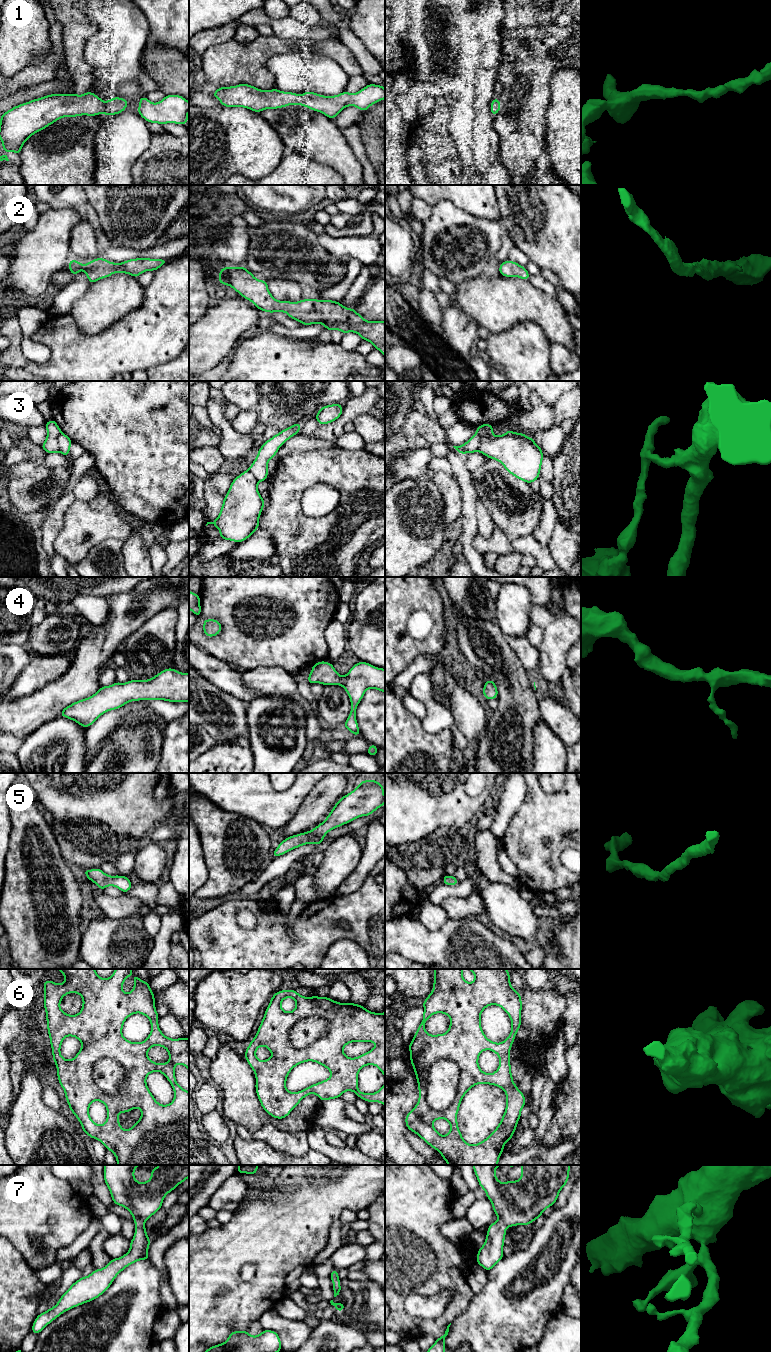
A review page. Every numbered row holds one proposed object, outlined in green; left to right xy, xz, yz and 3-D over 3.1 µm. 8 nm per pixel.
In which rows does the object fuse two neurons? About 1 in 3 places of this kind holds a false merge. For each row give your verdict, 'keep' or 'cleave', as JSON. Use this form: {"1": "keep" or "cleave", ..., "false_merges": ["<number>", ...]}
{"1": "keep", "2": "keep", "3": "cleave", "4": "keep", "5": "keep", "6": "cleave", "7": "keep", "false_merges": ["3", "6"]}

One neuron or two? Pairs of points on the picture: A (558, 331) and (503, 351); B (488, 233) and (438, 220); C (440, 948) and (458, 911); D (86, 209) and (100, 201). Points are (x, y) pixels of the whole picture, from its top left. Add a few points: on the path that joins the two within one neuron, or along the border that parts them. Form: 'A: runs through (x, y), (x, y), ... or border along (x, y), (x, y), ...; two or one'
A: border along (526, 321), (534, 321), (551, 342); two
B: runs through (476, 228), (450, 228); one
C: border along (477, 916), (449, 918); two
D: border along (85, 195), (96, 212), (101, 228); two

